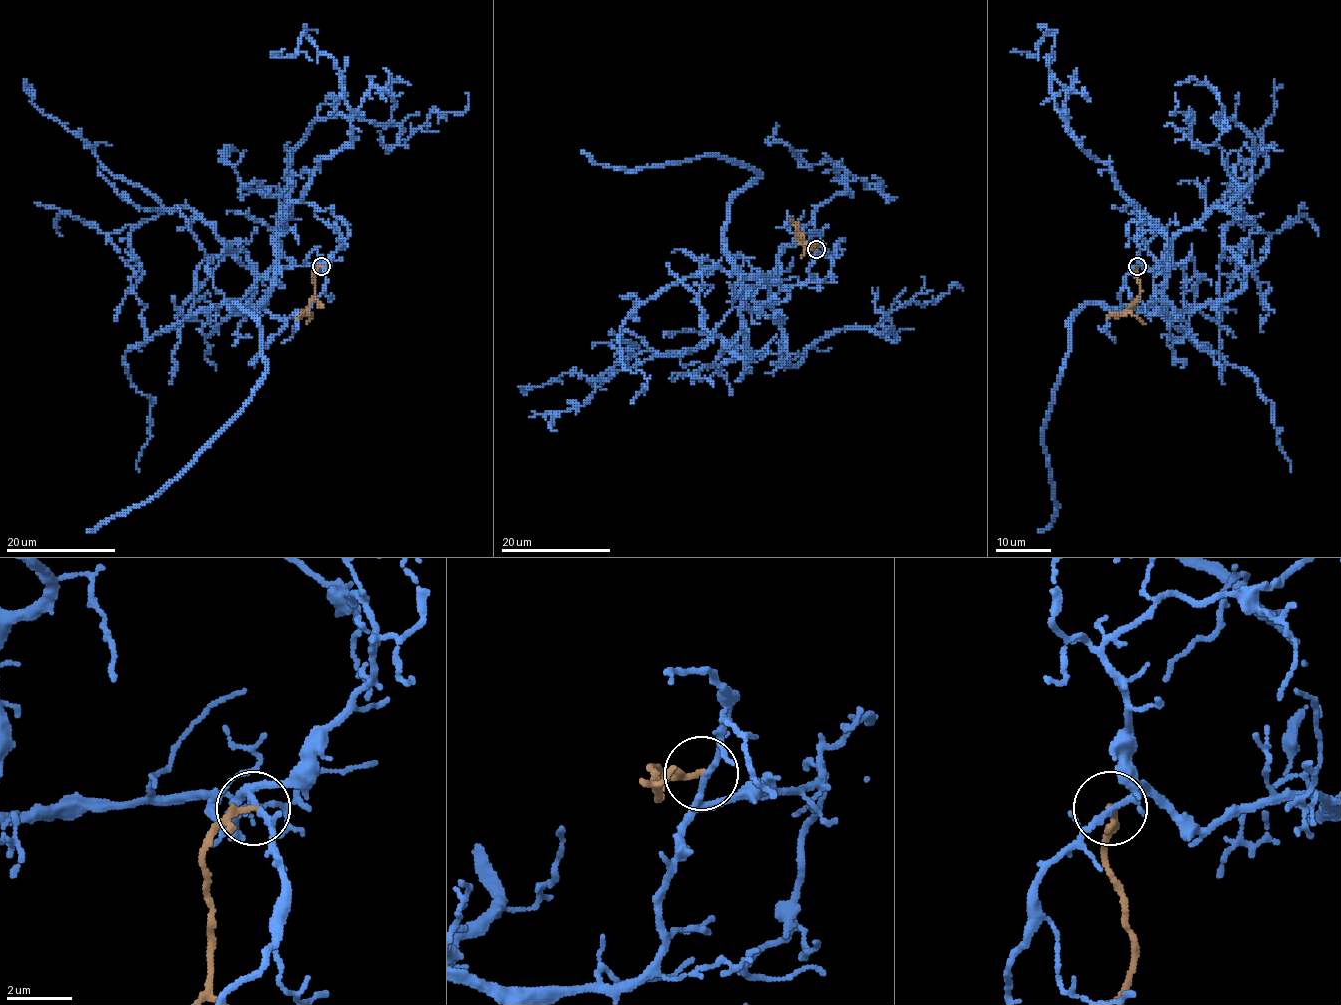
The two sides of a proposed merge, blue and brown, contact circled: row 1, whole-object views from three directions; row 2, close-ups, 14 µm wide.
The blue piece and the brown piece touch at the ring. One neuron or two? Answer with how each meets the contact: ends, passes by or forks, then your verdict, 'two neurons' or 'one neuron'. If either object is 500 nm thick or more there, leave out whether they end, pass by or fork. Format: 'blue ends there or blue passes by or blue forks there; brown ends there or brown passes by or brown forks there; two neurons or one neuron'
blue forks there; brown ends there; two neurons

